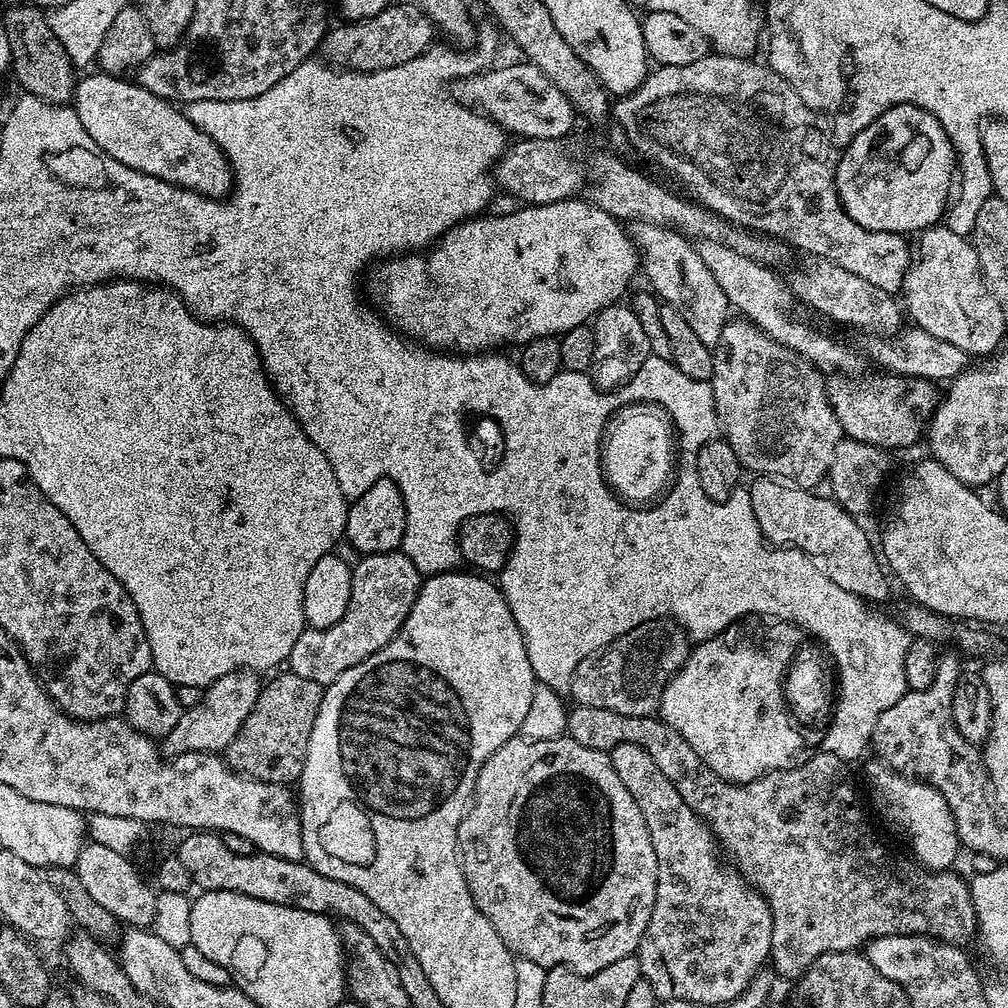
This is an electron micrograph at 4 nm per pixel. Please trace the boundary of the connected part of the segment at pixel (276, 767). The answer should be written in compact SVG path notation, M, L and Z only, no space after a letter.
M284 670L281 676L274 677L269 684L267 681L261 687L254 710L246 722L242 722L234 742L230 742L222 753L228 765L243 776L267 784L288 786L299 781L324 690L325 685L310 678L298 678L298 674L290 670Z

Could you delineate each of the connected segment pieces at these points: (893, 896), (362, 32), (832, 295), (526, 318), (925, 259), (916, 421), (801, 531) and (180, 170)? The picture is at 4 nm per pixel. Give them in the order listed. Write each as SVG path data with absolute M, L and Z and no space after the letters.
M581 704L569 711L566 734L574 742L582 742L582 746L590 746L590 750L602 750L611 753L614 746L633 744L634 746L642 746L642 750L646 750L646 754L650 754L650 758L654 758L658 770L662 770L662 774L666 774L666 778L670 778L674 790L678 790L678 794L682 794L682 802L686 802L686 806L690 806L690 810L694 810L694 814L698 814L698 818L707 824L712 835L716 837L717 845L723 849L726 856L726 851L728 851L729 858L733 860L731 863L734 865L735 871L739 872L770 906L770 914L772 915L770 964L773 964L771 967L777 977L793 976L793 978L799 978L822 954L851 952L867 945L868 941L876 936L930 936L943 940L945 944L959 945L964 942L960 940L973 939L974 933L977 931L977 918L975 908L972 905L969 881L965 878L963 880L960 876L955 876L955 871L934 872L925 870L913 863L911 859L908 859L909 861L899 860L894 853L888 852L887 846L872 833L872 828L868 825L868 816L864 813L863 806L860 805L860 796L856 793L856 784L852 781L851 770L848 769L851 767L842 758L838 758L834 754L820 750L817 751L817 756L812 756L809 760L808 757L801 759L800 763L792 768L767 772L759 776L757 780L751 780L745 784L733 784L732 781L724 780L718 774L714 774L714 770L710 770L710 766L706 766L706 762L702 762L702 758L698 758L698 754L694 754L694 750L690 750L690 742L686 742L686 738L682 738L682 734L678 734L678 730L671 728L656 714L631 716L630 714L618 714L615 710L602 710L598 706Z
M389 6L365 20L341 23L341 28L333 27L322 41L322 52L333 65L353 72L373 72L386 70L390 66L402 66L434 43L434 25L427 16L407 7Z
M816 260L809 266L808 272L794 273L792 280L790 279L790 287L793 297L799 303L801 300L802 303L809 304L814 311L822 312L842 324L849 324L852 328L888 328L884 330L896 330L901 327L902 308L893 293L866 282L866 278L858 278L858 274L850 274L850 270L842 270L842 266L838 266L829 260Z
M573 198L554 202L553 204L529 204L520 206L517 212L508 212L505 216L488 216L480 214L469 218L463 224L445 232L435 244L423 254L400 254L387 262L381 263L380 268L380 304L384 307L383 315L387 323L394 326L395 331L419 342L433 350L451 350L456 354L484 354L495 344L509 340L515 346L529 344L534 338L543 336L559 337L566 330L574 330L574 326L588 324L603 308L617 303L620 296L628 288L632 275L638 272L638 253L632 238L626 231L625 225L616 217L602 210L598 205L587 199Z
M933 226L919 233L918 240L920 245L914 248L915 263L904 275L902 285L902 308L907 319L909 316L912 319L909 321L926 334L958 346L969 357L984 358L995 353L1001 347L1006 321L1002 318L1002 306L998 306L980 272L971 239L954 234L945 226Z
M844 374L837 375L827 381L828 401L832 403L841 433L847 439L861 440L885 450L908 448L919 436L921 439L925 435L936 412L937 385L933 381L917 380L910 376L880 375L884 376L849 378Z
M761 475L752 485L746 488L751 505L755 505L755 519L764 524L764 528L776 540L795 540L796 548L807 548L808 552L816 555L818 570L826 574L826 578L834 586L842 586L852 596L857 596L859 600L873 602L872 600L884 600L888 596L889 573L885 565L878 559L877 549L868 541L866 533L860 529L861 521L840 507L835 500L827 495L815 496L815 491L807 488L800 488L797 484L785 482L779 478Z
M99 70L93 71L93 76L81 75L76 81L76 92L70 101L75 108L86 134L94 138L105 156L114 158L134 170L177 184L179 188L188 188L212 200L227 197L234 187L232 163L228 161L222 149L216 145L215 140L207 136L194 122L188 120L183 111L180 112L175 103L163 100L160 96L150 94L139 82L128 81L116 74L109 74Z

